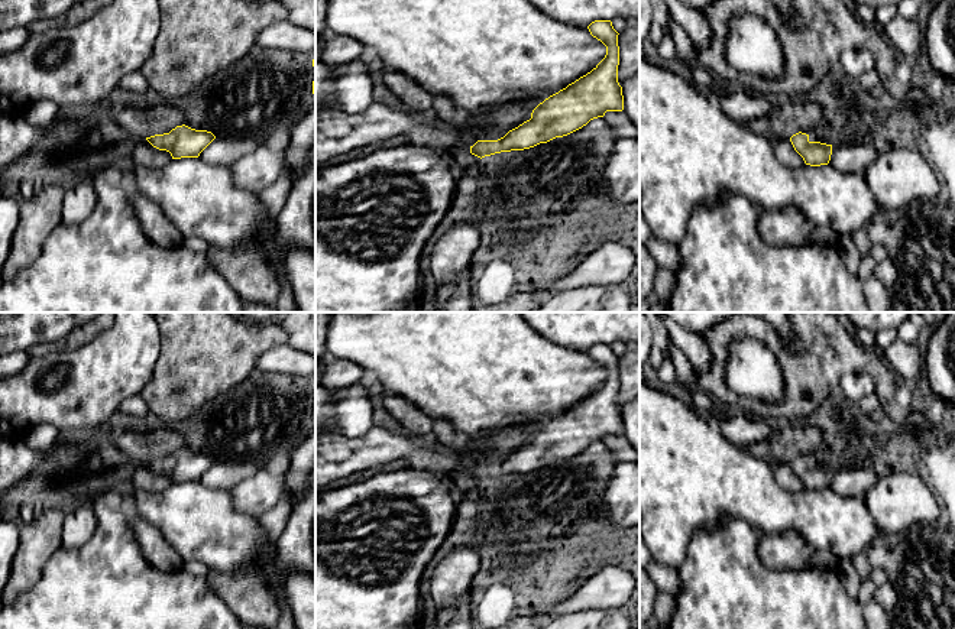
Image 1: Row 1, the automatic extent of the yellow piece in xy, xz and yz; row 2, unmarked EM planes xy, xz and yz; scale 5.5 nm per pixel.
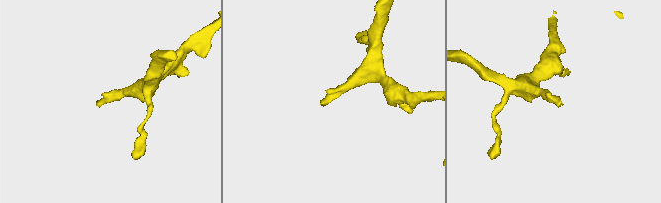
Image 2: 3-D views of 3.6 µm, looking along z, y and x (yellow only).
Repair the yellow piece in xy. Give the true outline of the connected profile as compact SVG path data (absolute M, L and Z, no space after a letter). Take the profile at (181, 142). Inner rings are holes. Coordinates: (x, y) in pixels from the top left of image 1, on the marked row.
M185 124L177 126L169 133L146 137L153 147L169 152L172 159L198 158L214 139L211 132L195 130Z

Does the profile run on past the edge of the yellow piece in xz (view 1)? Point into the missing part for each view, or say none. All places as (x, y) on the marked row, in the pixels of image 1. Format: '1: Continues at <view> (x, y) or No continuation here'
1: No continuation here

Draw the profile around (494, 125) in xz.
M511 101L493 111L466 114L467 127L476 140L498 140L527 121L537 101Z

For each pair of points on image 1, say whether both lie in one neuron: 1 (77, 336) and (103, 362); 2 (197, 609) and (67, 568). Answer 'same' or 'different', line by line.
1: different
2: same

